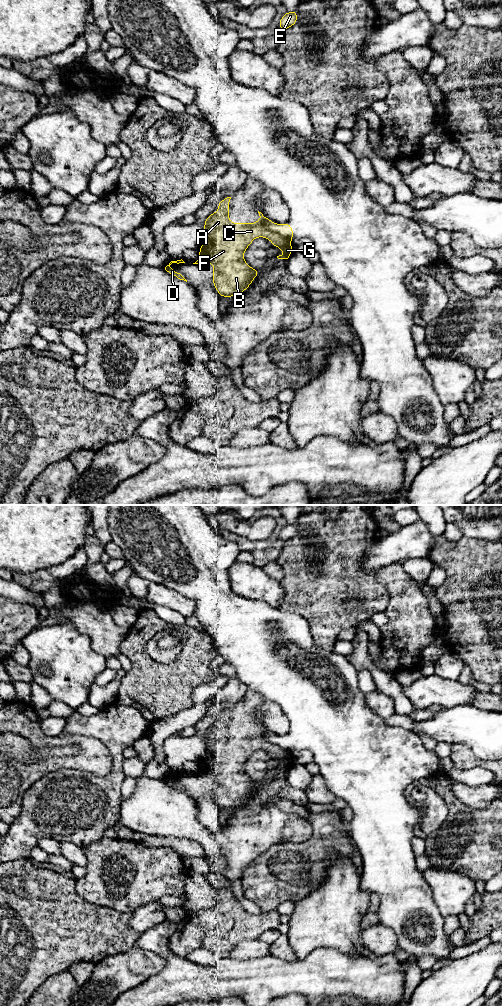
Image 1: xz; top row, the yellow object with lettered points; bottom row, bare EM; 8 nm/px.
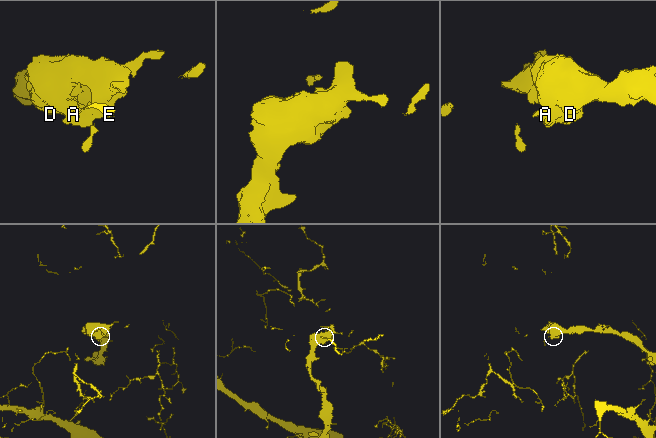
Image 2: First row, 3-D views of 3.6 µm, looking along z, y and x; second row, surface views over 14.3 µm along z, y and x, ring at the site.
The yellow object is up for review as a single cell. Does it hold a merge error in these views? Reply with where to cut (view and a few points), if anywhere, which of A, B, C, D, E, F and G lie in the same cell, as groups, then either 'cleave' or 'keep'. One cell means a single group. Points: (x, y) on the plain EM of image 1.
cut xz (262, 730), (262, 737), (290, 752); groups A B C D F G / E; cleave

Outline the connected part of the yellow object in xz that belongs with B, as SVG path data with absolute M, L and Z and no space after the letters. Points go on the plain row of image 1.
M231 709L220 713L218 723L209 727L204 735L205 753L199 761L199 771L193 776L214 776L213 797L221 809L232 809L245 803L254 790L260 786L259 783L250 779L244 772L244 764L254 751L263 749L272 754L272 757L280 760L283 767L278 771L288 771L293 765L291 752L268 742L262 738L263 726L258 723L260 731L256 735L232 735L229 732L229 714Z

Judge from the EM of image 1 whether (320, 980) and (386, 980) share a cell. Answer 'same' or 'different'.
same

